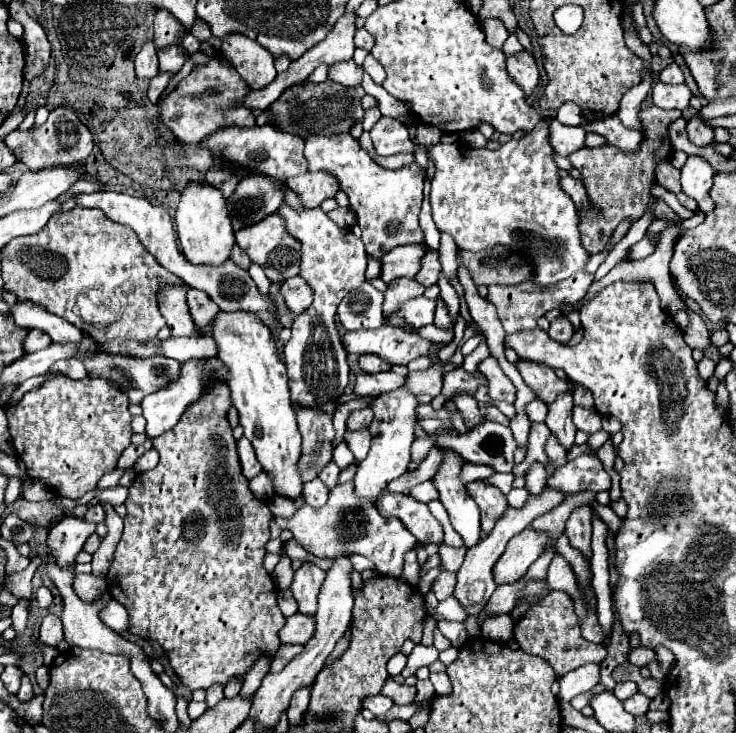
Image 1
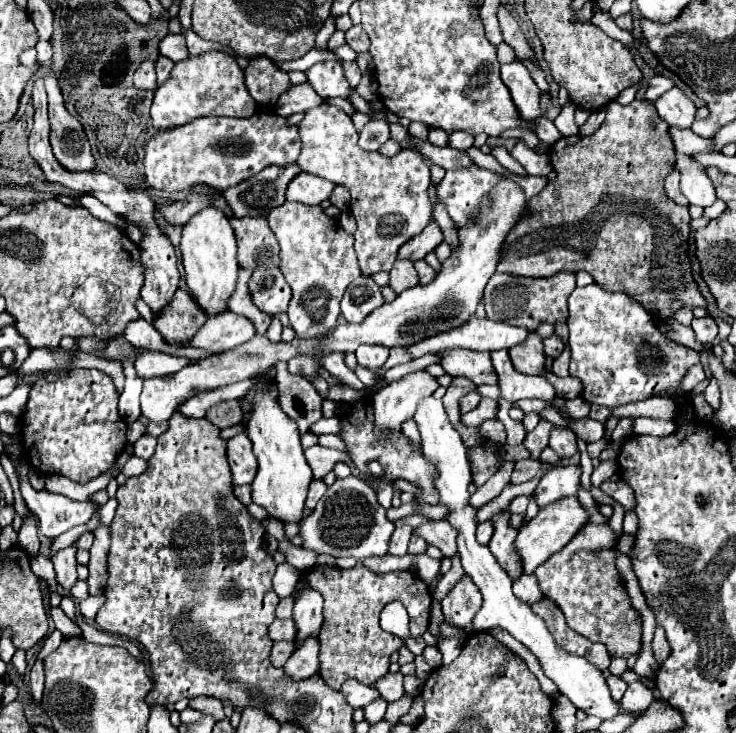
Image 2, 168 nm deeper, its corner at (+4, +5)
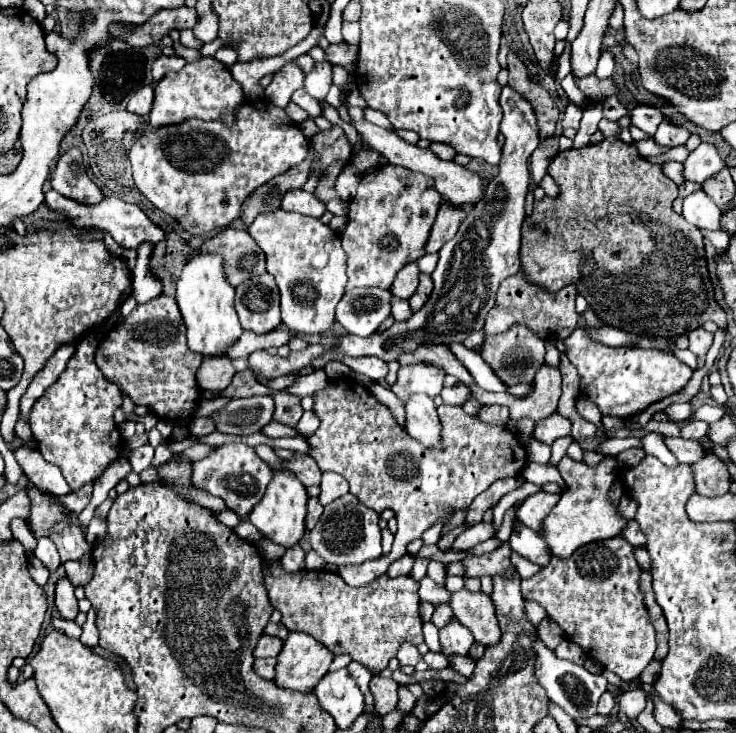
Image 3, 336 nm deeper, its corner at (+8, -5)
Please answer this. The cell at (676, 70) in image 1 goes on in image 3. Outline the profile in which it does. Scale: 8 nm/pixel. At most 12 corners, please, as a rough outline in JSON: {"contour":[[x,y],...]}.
{"contour":[[637,104],[631,110],[633,126],[655,134],[663,120],[661,108]]}

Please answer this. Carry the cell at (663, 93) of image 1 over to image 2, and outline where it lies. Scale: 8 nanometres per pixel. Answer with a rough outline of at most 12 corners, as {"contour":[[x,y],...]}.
{"contour":[[671,88],[657,100],[669,126],[691,128],[695,104]]}

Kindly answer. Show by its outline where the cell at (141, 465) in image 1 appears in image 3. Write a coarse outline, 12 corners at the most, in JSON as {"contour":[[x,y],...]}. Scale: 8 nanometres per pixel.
{"contour":[[153,446],[129,450],[133,472],[143,472],[153,462]]}

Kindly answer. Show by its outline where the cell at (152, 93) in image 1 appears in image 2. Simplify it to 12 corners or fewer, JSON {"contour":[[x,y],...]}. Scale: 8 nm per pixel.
{"contour":[[159,56],[155,62],[157,82],[169,78],[175,62]]}

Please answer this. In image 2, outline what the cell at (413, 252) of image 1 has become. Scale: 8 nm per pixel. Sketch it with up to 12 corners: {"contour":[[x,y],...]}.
{"contour":[[435,220],[401,246],[399,258],[415,262],[443,242]]}

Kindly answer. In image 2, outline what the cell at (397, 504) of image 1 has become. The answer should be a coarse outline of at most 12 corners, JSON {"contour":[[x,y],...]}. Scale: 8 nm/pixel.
{"contour":[[447,520],[415,528],[445,558],[457,556],[457,528]]}

